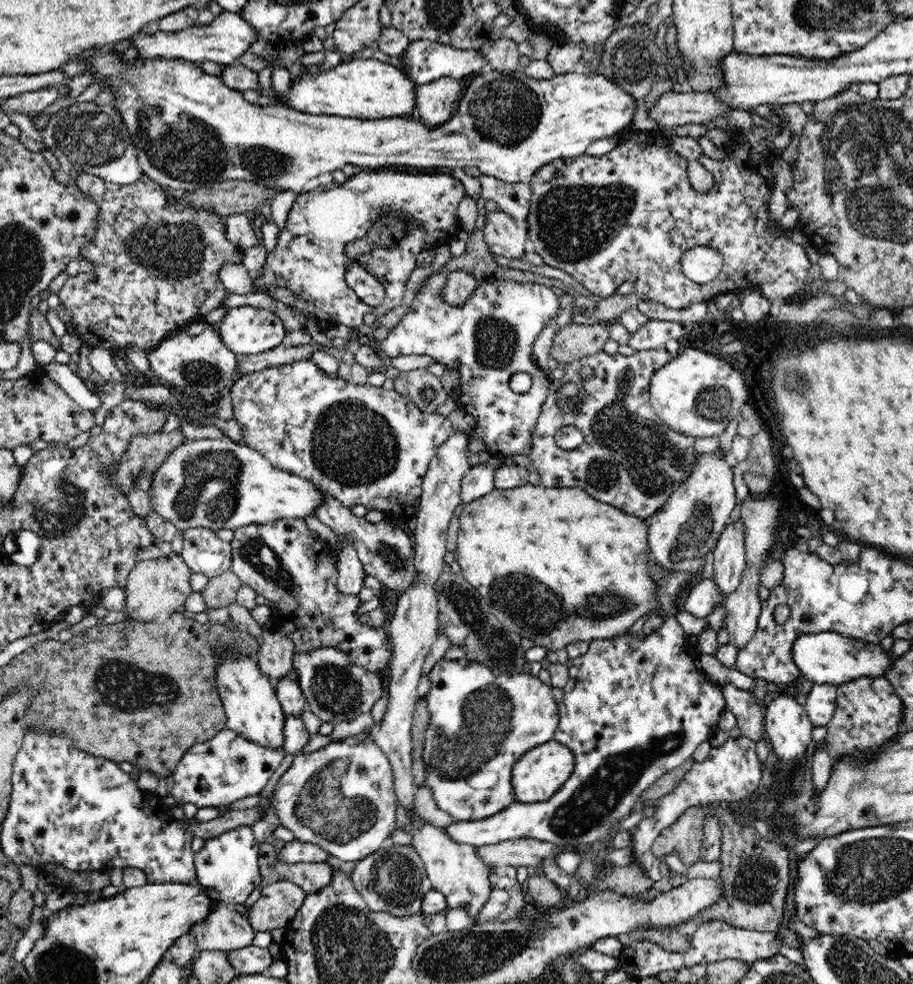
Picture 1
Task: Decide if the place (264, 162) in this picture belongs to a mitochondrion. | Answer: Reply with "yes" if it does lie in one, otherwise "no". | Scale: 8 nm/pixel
yes

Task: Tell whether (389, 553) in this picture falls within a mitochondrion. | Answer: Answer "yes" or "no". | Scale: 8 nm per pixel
yes

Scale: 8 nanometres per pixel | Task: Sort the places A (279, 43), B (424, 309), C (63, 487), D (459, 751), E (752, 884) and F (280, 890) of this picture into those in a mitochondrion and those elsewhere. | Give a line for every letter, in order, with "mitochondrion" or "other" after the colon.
A: other
B: other
C: mitochondrion
D: mitochondrion
E: mitochondrion
F: other

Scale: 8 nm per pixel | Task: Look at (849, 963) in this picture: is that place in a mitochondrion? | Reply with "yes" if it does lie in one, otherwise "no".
yes

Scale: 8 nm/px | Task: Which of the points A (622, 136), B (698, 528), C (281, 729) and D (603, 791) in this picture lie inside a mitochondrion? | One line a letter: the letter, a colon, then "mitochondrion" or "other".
A: other
B: mitochondrion
C: other
D: mitochondrion

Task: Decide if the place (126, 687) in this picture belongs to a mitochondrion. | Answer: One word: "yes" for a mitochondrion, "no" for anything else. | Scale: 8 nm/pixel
yes

